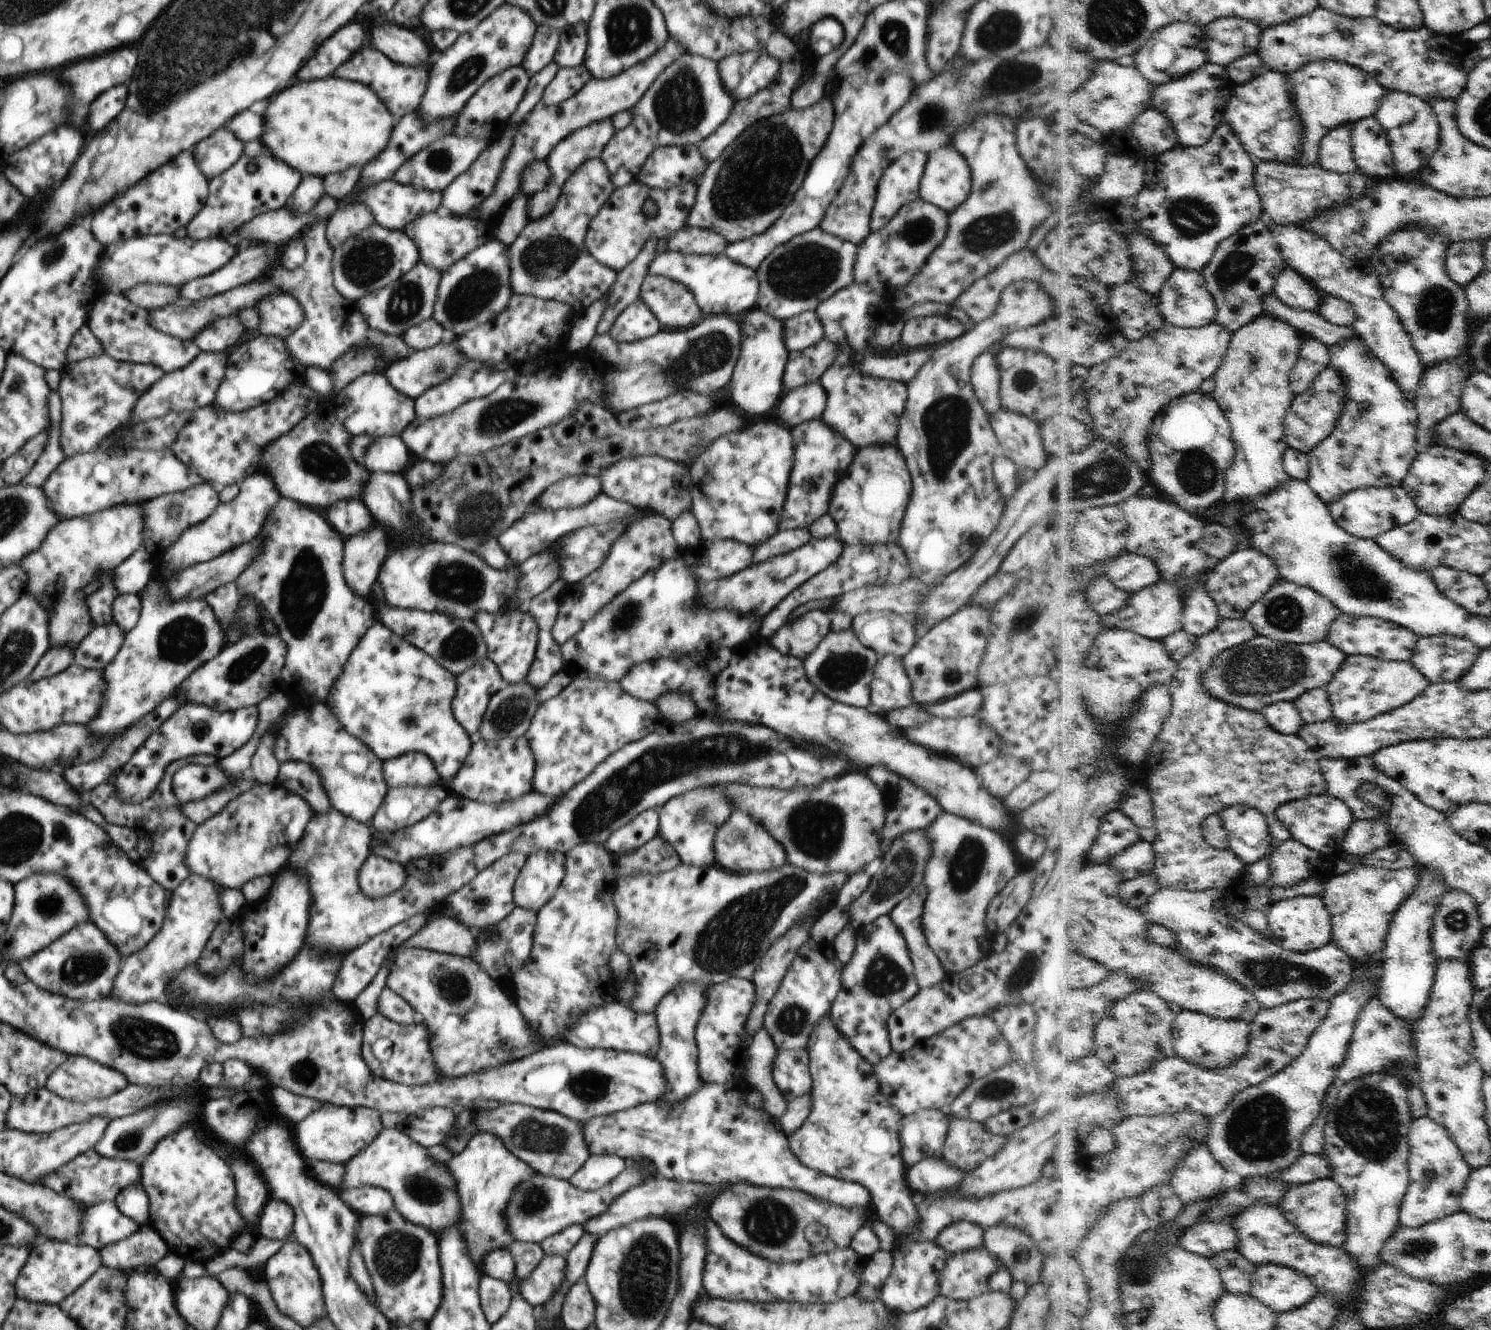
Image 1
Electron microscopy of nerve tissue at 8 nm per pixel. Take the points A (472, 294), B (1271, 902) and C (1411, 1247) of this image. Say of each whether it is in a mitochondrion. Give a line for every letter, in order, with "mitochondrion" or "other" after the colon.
A: mitochondrion
B: other
C: mitochondrion

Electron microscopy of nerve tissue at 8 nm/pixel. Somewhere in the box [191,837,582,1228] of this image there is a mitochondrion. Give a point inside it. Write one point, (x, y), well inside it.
(440, 983)

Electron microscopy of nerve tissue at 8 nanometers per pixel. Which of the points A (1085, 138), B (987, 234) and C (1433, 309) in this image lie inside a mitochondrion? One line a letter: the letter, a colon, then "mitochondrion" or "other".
A: other
B: mitochondrion
C: mitochondrion

